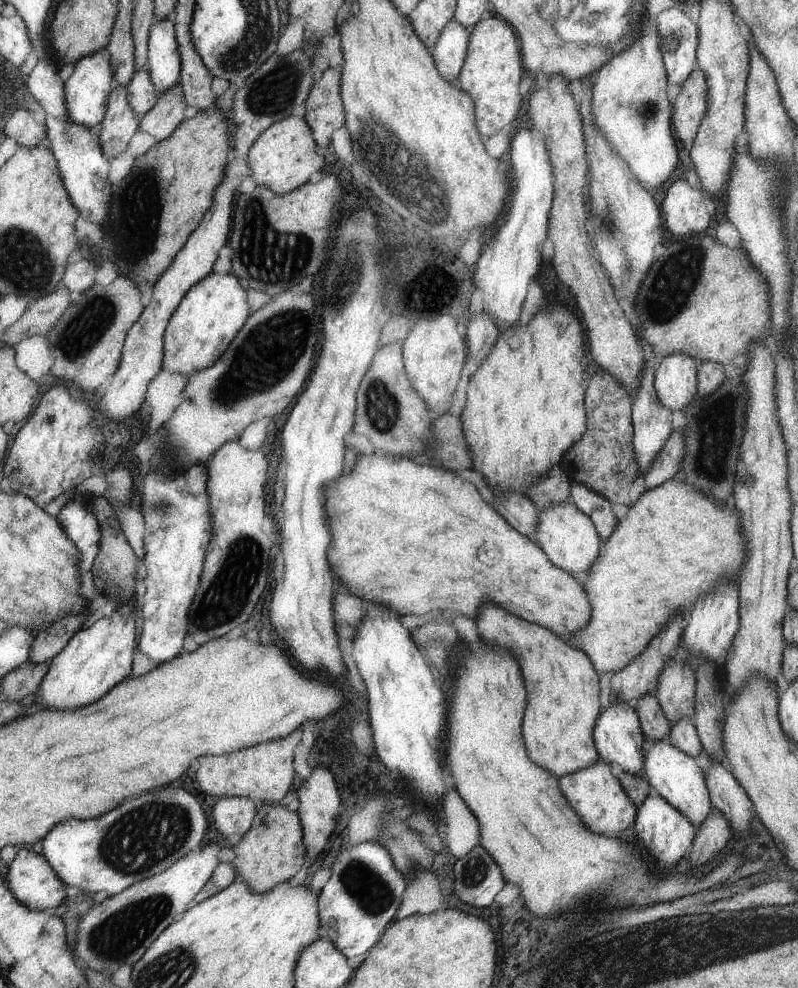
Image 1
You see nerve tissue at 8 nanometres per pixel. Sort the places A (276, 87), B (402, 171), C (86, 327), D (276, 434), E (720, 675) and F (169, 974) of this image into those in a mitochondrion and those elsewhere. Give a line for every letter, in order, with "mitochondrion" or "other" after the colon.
A: mitochondrion
B: mitochondrion
C: mitochondrion
D: other
E: other
F: mitochondrion

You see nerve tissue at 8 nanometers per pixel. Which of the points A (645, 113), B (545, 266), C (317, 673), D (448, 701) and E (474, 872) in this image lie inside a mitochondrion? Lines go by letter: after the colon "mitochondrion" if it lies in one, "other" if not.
A: mitochondrion
B: other
C: other
D: other
E: mitochondrion

